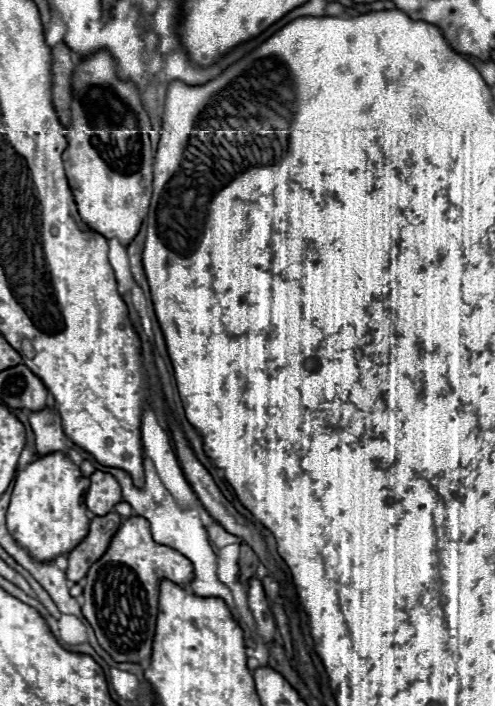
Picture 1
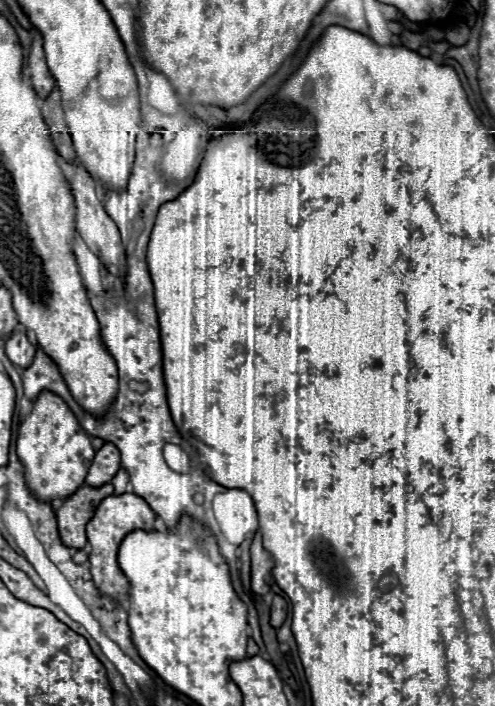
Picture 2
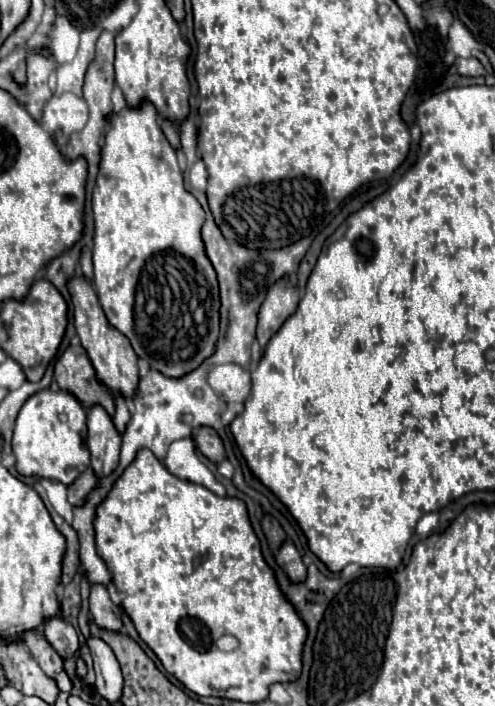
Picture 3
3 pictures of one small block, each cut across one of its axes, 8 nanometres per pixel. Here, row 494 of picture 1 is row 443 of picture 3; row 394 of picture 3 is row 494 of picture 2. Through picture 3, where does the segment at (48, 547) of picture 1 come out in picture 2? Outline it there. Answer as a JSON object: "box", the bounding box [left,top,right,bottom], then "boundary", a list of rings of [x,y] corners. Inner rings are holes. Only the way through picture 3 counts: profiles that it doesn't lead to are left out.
{"box":[16,390,94,502],"boundary":[[[44,390],[38,400],[34,400],[32,412],[20,426],[16,454],[24,466],[28,490],[36,500],[52,502],[66,500],[84,484],[86,472],[94,458],[94,448],[90,444],[90,436],[82,432],[78,420],[68,410],[64,400]]]}

